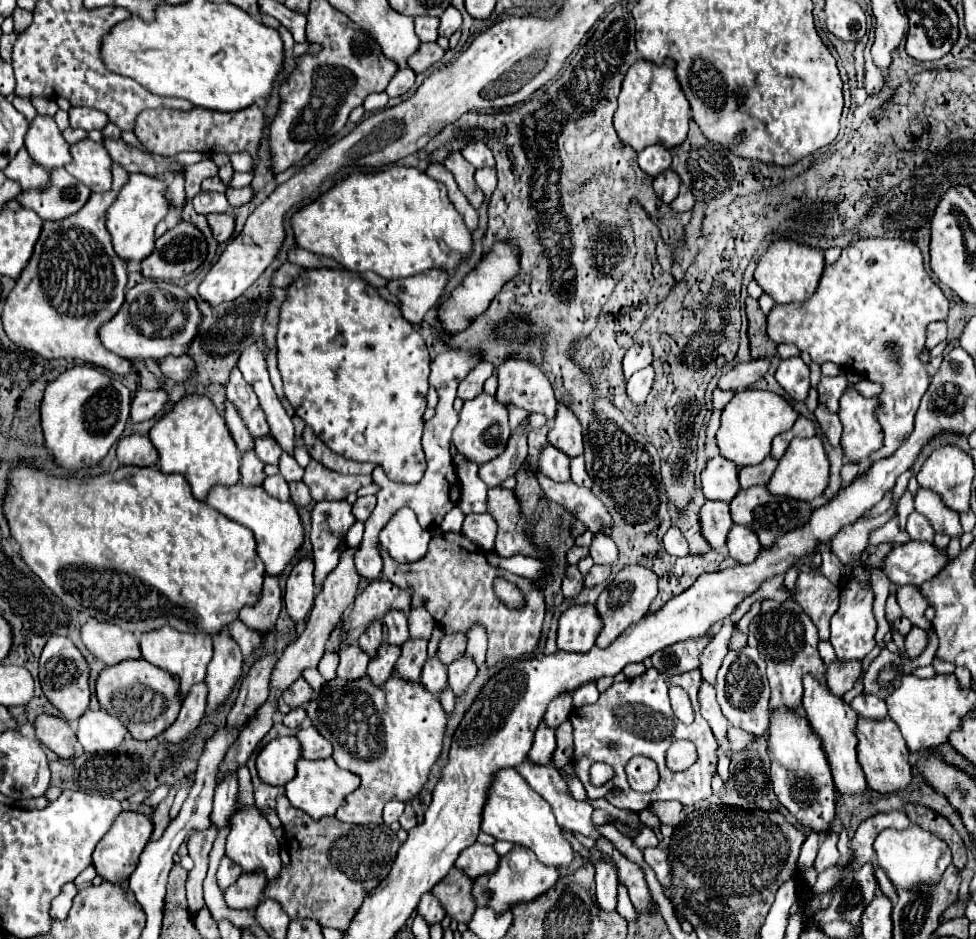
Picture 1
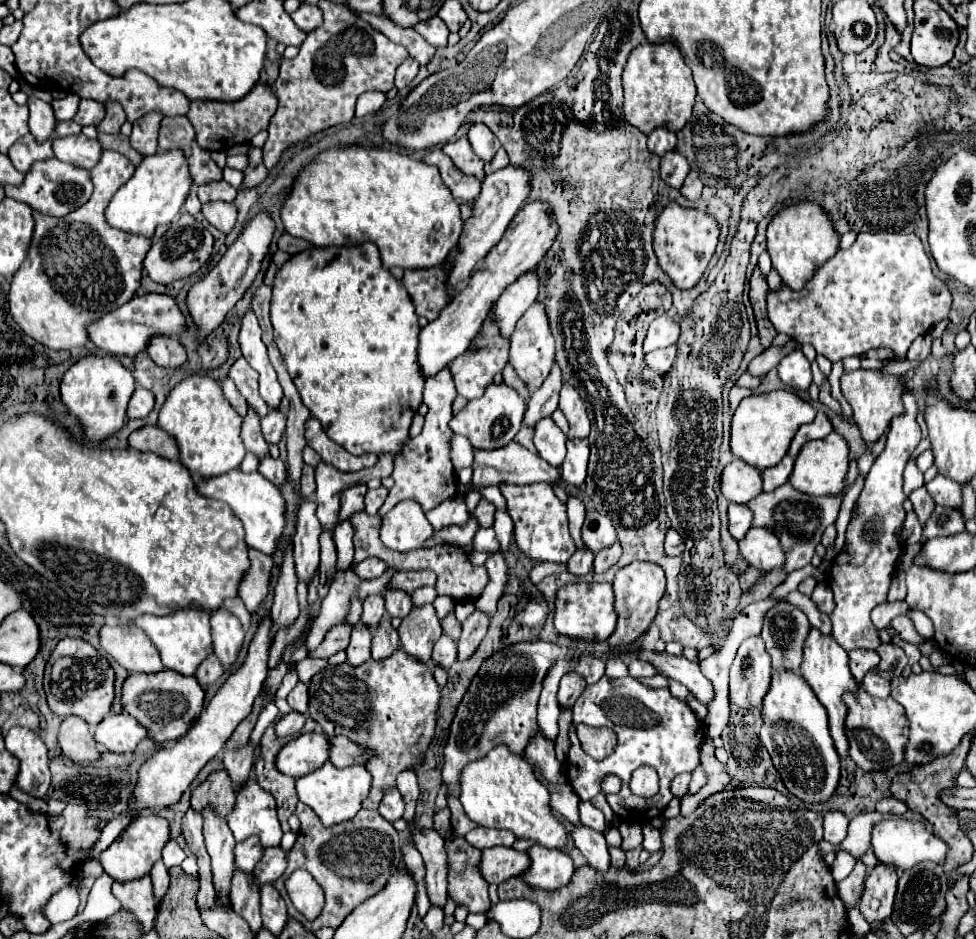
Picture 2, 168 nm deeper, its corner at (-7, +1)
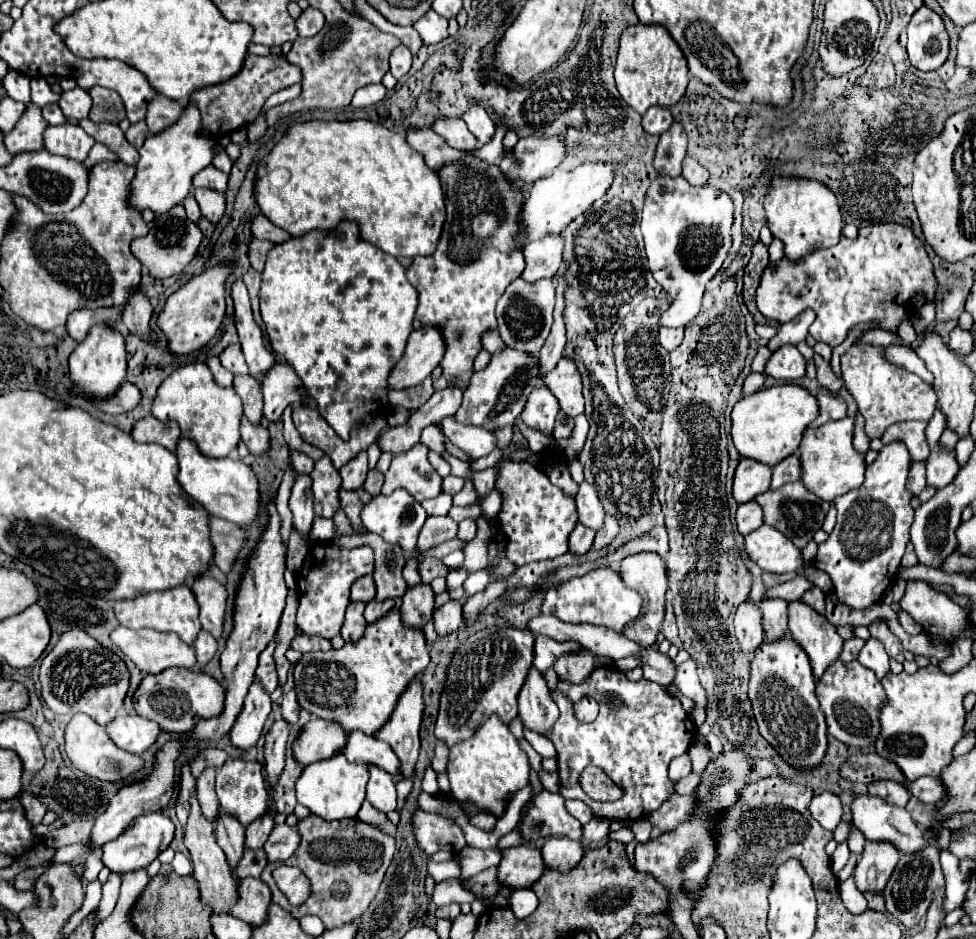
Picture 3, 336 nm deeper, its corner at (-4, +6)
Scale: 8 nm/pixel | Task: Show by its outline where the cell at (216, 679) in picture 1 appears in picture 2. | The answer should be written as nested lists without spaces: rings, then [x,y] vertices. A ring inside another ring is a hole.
[[[224,607],[218,611],[212,611],[210,615],[210,625],[212,625],[212,639],[214,639],[214,653],[220,659],[220,663],[230,669],[244,643],[244,629],[240,621],[228,613]]]

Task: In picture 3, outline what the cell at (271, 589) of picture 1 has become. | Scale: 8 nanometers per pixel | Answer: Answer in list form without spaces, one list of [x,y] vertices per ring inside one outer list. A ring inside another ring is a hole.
[[[211,516],[209,520],[209,532],[213,542],[213,562],[223,570],[229,572],[229,566],[237,558],[241,546],[243,546],[243,532],[237,524],[225,522],[217,516]]]

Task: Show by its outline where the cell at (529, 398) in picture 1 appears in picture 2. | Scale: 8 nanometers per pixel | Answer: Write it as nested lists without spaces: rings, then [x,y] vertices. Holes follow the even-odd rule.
[[[534,303],[516,323],[516,329],[510,337],[510,365],[514,367],[516,375],[532,389],[538,389],[544,383],[548,371],[554,363],[554,337],[548,327],[548,317],[544,313],[542,303]]]

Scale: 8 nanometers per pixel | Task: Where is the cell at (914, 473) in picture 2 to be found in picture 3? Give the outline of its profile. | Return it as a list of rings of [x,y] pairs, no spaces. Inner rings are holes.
[[[899,422],[885,430],[883,442],[903,442],[911,452],[913,460],[925,460],[929,456],[929,446],[925,440],[925,422]]]

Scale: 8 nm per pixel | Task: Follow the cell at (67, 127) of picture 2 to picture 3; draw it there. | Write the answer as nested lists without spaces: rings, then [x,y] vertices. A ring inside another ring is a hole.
[[[57,104],[43,106],[43,118],[49,124],[65,124],[65,116],[63,116],[63,112],[61,112],[61,108]]]

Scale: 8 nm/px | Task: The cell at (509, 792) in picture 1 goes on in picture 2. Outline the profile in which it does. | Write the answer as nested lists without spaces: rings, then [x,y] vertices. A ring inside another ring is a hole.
[[[504,745],[494,747],[480,761],[464,767],[460,803],[474,823],[482,827],[508,829],[516,839],[530,839],[546,849],[564,849],[570,839],[564,823],[552,813],[548,789],[536,779],[532,767],[524,763],[520,755],[510,753]]]

